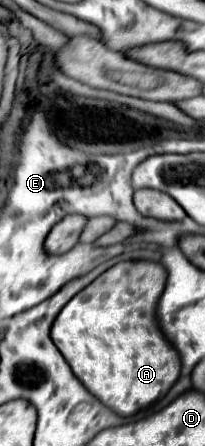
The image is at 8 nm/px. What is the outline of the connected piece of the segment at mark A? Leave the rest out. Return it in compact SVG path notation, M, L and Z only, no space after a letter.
M123 261L107 269L99 275L91 285L79 291L57 315L51 327L51 339L55 347L61 351L65 361L69 363L75 377L93 393L103 405L113 409L123 417L131 417L137 411L149 407L153 401L167 395L173 383L179 379L181 361L177 351L165 343L161 331L157 331L157 323L153 319L153 311L157 299L161 295L161 287L165 287L165 269L153 261Z

